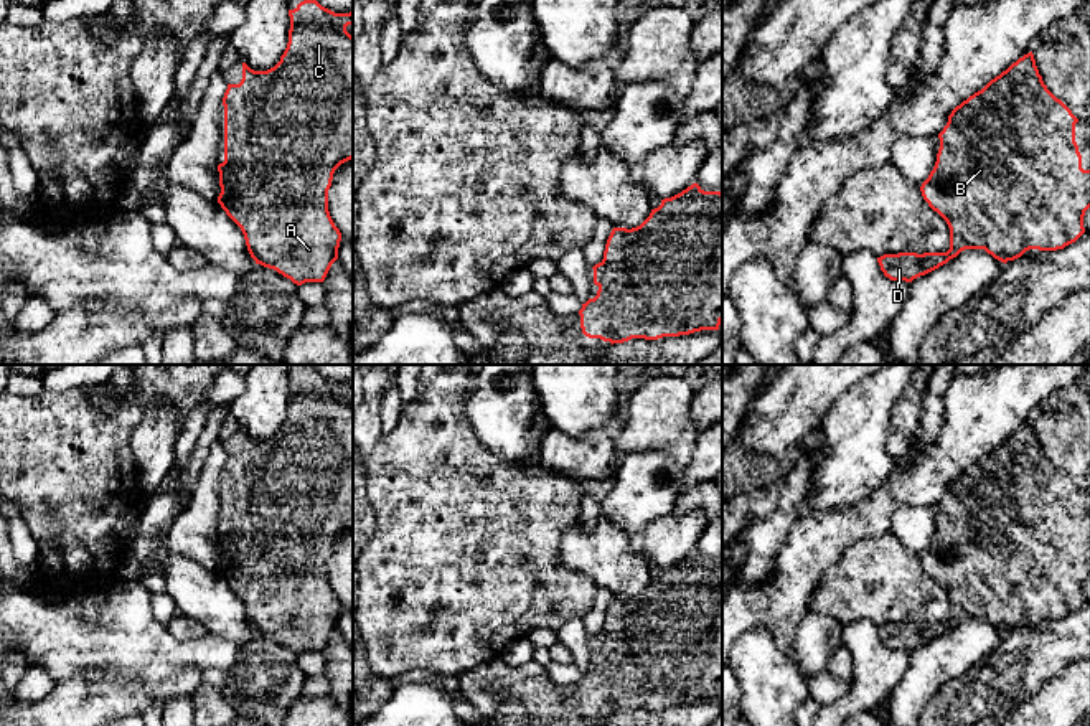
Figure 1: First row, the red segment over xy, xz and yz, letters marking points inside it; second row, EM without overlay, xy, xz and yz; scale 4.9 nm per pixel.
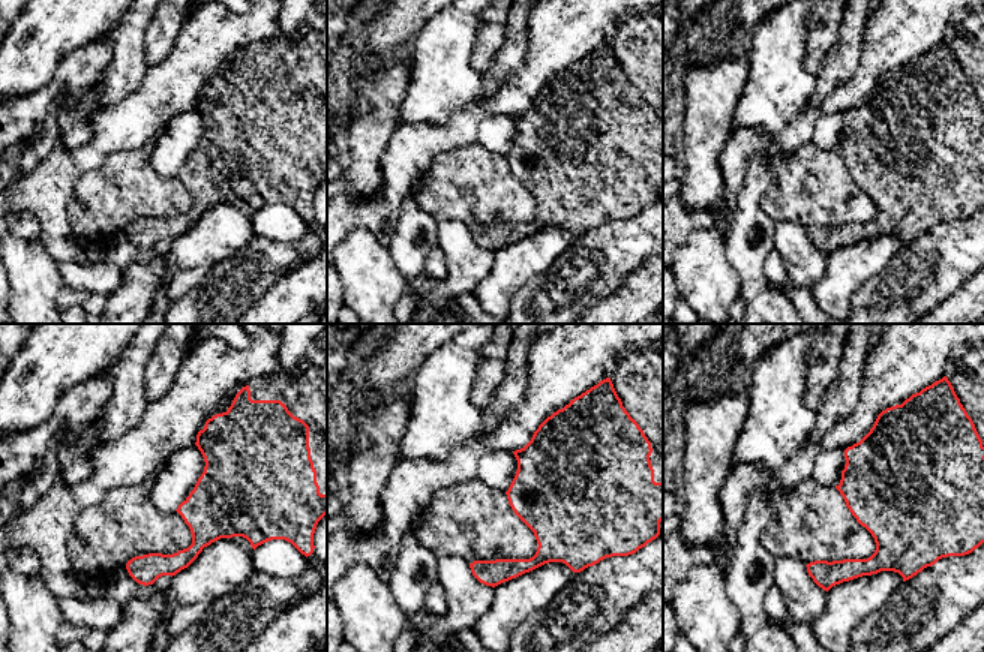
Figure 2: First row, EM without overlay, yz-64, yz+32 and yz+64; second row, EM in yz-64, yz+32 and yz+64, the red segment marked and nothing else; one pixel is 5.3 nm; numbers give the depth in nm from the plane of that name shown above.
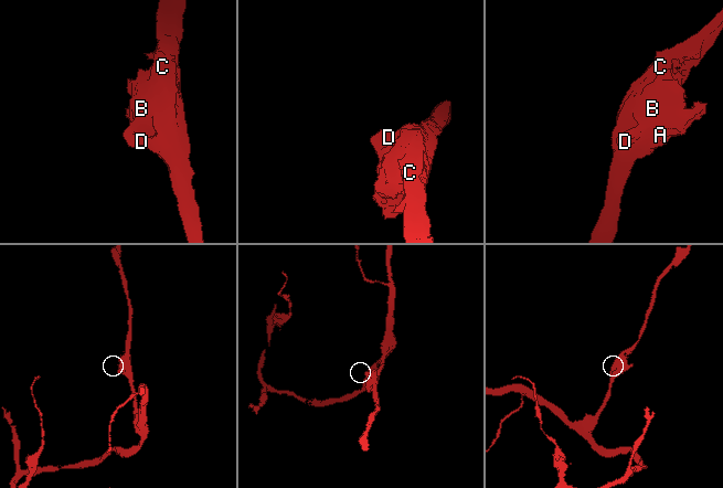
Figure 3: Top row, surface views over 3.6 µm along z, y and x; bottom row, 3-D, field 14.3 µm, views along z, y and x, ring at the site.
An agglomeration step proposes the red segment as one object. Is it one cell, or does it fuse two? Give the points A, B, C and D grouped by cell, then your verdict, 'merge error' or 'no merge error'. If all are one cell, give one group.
groups A B C D; no merge error

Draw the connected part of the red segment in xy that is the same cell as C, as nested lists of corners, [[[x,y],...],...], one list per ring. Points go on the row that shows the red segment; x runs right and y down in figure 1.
[[[303,0],[294,10],[289,10],[289,16],[289,43],[280,61],[267,71],[254,71],[242,63],[241,82],[228,84],[224,92],[224,162],[218,165],[221,186],[218,203],[241,228],[247,251],[256,264],[274,269],[294,284],[302,285],[305,282],[323,282],[331,264],[338,259],[341,233],[328,211],[328,190],[335,170],[353,158],[353,36],[346,31],[346,26],[353,25],[353,13],[335,13],[322,7],[317,0]]]

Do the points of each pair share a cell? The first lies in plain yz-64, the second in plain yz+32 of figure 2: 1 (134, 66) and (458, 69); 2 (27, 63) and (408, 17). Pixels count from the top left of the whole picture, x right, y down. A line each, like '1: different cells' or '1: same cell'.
1: same cell
2: same cell

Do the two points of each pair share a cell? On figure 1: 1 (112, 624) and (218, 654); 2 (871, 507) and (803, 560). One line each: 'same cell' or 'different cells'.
1: same cell
2: same cell

